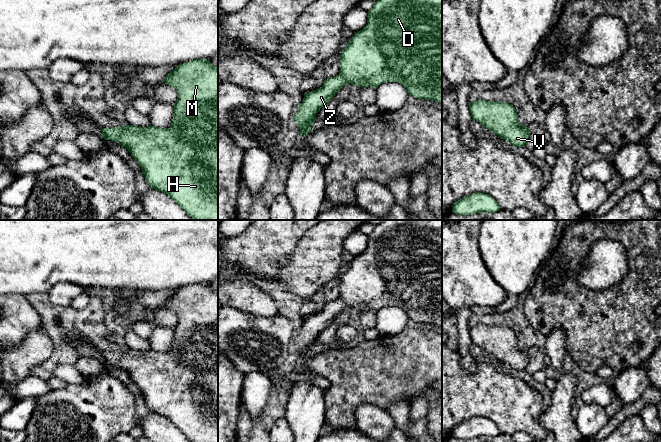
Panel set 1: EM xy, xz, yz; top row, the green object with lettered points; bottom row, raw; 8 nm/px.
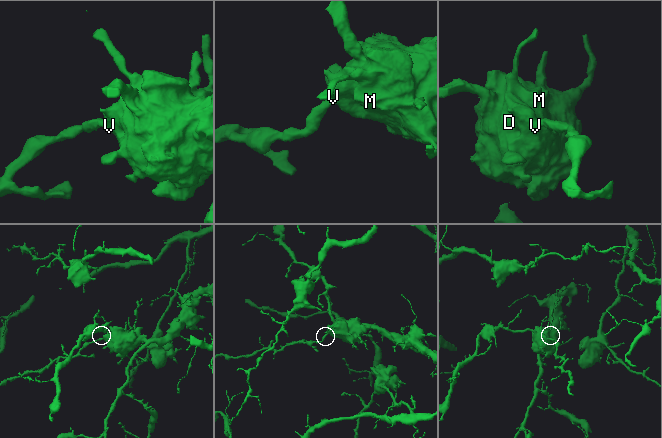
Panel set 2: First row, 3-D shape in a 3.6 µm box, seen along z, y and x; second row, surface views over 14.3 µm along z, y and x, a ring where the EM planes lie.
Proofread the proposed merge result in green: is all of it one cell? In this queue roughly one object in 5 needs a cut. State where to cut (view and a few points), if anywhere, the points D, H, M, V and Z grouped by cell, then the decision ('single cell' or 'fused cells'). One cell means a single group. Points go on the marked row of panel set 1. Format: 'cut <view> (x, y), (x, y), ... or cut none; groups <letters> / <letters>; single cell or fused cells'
cut none; groups D H M V Z; single cell

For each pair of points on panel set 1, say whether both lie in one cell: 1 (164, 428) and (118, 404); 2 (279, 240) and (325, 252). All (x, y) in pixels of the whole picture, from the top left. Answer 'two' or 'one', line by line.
1: two
2: two

